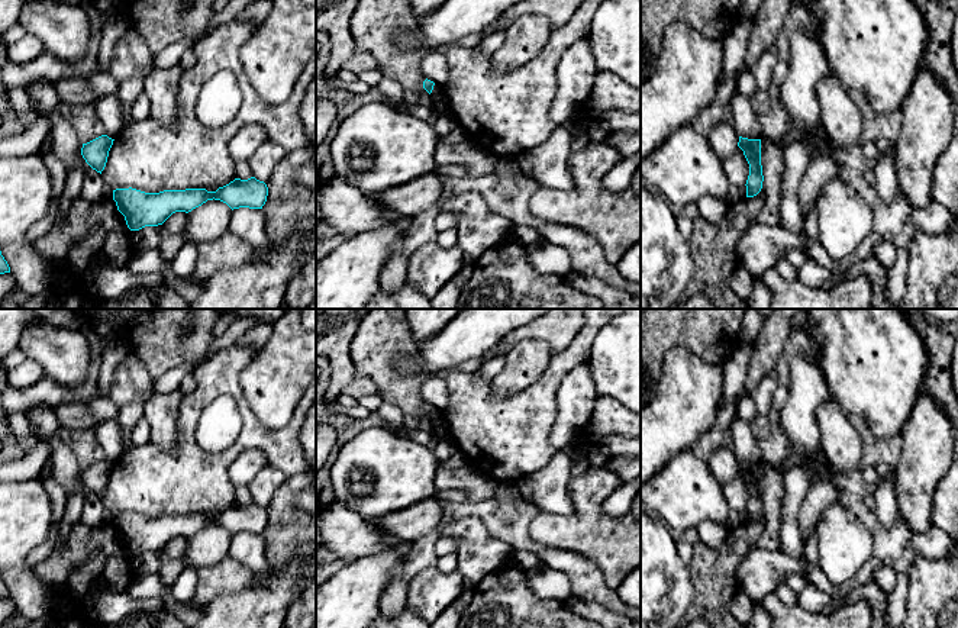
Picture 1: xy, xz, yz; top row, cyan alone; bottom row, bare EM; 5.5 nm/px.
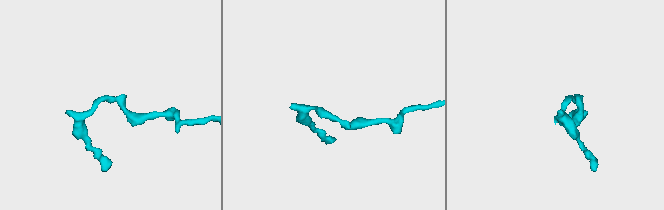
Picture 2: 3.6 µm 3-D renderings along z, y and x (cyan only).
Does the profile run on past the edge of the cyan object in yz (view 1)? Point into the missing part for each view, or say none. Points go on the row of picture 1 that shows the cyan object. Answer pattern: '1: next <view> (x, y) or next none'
1: next none

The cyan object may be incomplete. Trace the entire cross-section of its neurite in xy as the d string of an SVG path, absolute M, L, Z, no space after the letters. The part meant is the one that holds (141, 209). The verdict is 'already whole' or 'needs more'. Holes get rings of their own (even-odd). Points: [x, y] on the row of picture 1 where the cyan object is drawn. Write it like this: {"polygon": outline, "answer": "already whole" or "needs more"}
{"polygon": "M255 177L235 178L216 191L186 189L145 193L132 187L113 190L117 210L125 216L130 231L162 225L172 213L188 213L213 199L226 203L232 210L239 207L262 209L267 196L267 184Z", "answer": "already whole"}

